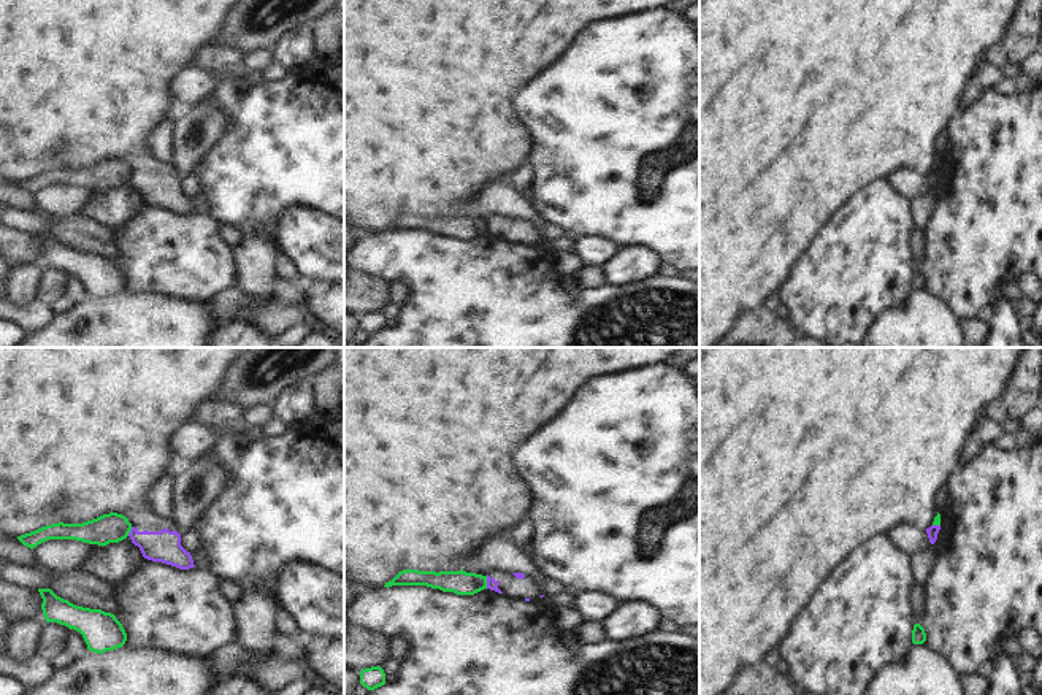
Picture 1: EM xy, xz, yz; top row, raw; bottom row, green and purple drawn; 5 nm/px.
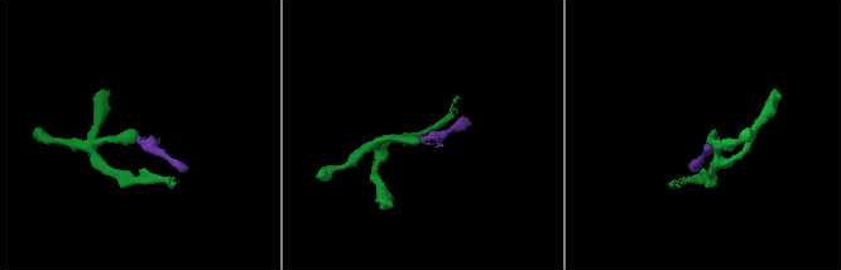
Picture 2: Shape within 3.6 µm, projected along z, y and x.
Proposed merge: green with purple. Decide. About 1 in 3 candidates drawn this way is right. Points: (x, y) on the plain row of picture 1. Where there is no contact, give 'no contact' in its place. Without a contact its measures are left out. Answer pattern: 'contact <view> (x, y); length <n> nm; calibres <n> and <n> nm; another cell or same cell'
contact xz (486, 227); length 60 nm; calibres 120 and 60 nm; another cell

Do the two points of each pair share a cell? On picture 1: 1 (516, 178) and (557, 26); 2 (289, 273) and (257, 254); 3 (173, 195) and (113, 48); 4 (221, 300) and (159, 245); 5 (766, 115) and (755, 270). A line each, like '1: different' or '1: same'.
1: different
2: different
3: same
4: different
5: same

